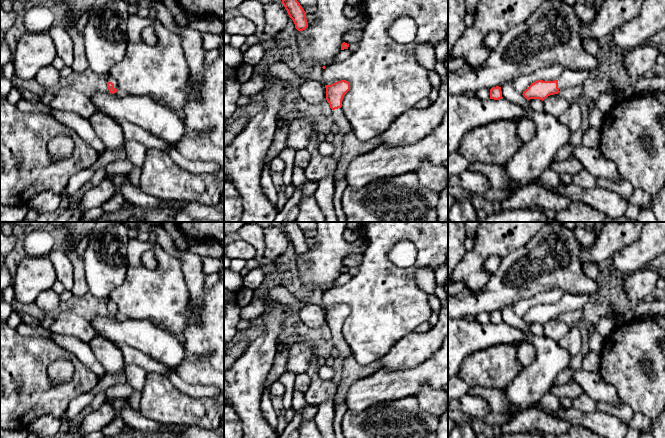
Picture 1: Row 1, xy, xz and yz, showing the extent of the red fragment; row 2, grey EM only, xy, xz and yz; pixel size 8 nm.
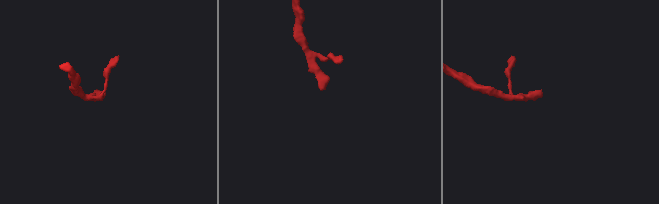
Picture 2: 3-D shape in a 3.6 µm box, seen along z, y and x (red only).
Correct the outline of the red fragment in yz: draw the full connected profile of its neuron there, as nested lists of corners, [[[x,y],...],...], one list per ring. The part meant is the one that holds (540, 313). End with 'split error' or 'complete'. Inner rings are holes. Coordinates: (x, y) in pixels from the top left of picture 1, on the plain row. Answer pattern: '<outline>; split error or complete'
[[[564,294],[558,304],[535,305],[522,319],[527,324],[540,323],[543,325],[550,319],[558,318],[562,313],[583,310],[589,301],[589,298],[590,296],[587,295]]]; split error

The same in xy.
[[[107,300],[107,312],[108,312],[109,316],[112,318],[118,316],[118,307],[111,300]]]; split error

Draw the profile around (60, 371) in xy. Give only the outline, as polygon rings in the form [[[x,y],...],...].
[[[56,360],[48,367],[49,382],[53,386],[68,382],[73,376],[73,365],[67,360]]]

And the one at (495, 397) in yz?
[[[470,386],[468,395],[483,398],[491,407],[492,412],[507,415],[510,411],[505,394],[502,390],[493,387]]]

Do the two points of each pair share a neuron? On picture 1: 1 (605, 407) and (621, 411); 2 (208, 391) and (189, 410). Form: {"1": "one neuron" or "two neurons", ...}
{"1": "one neuron", "2": "two neurons"}

